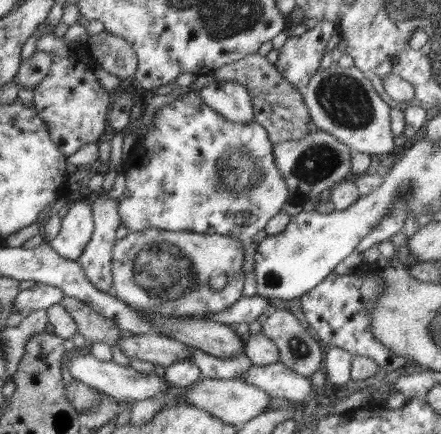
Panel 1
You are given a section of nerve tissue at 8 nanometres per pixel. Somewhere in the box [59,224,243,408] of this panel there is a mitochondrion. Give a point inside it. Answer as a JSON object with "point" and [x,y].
{"point":[161,270]}

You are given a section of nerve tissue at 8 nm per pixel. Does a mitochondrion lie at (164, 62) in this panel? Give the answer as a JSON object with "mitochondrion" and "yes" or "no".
{"mitochondrion":"no"}

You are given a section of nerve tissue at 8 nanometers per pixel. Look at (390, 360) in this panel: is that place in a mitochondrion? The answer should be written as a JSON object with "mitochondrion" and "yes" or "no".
{"mitochondrion":"no"}

